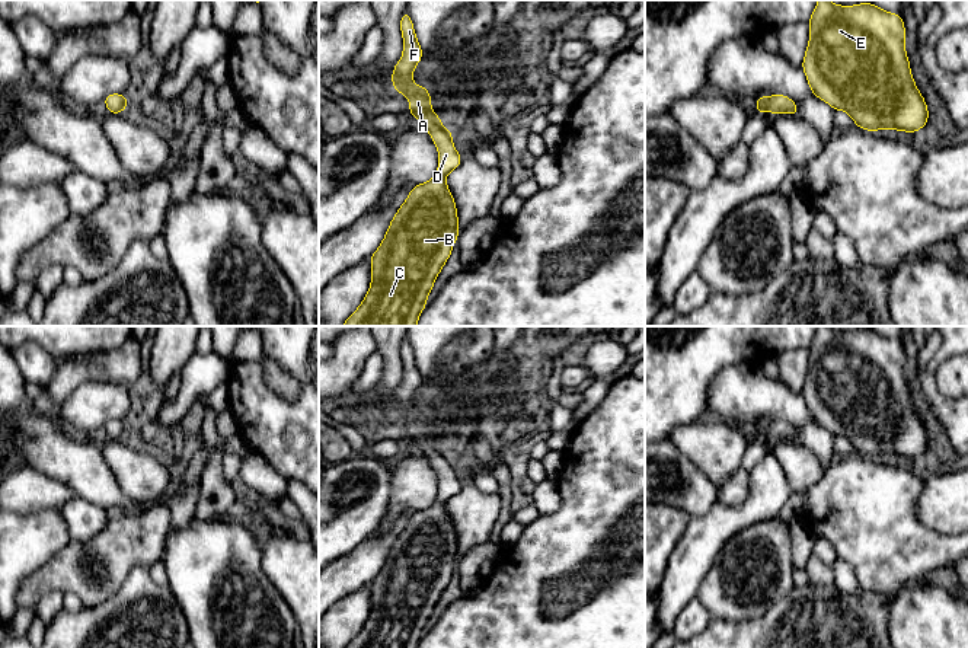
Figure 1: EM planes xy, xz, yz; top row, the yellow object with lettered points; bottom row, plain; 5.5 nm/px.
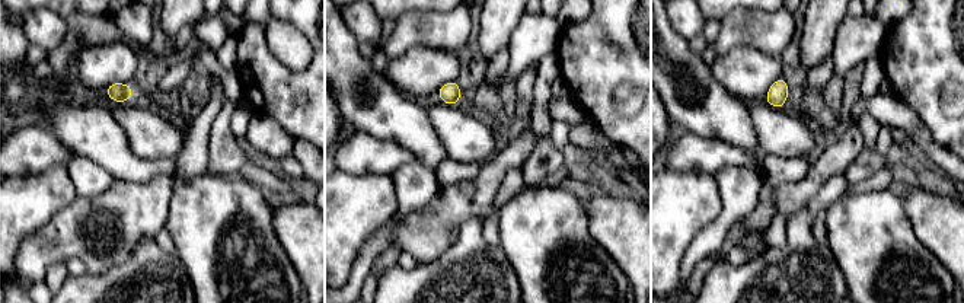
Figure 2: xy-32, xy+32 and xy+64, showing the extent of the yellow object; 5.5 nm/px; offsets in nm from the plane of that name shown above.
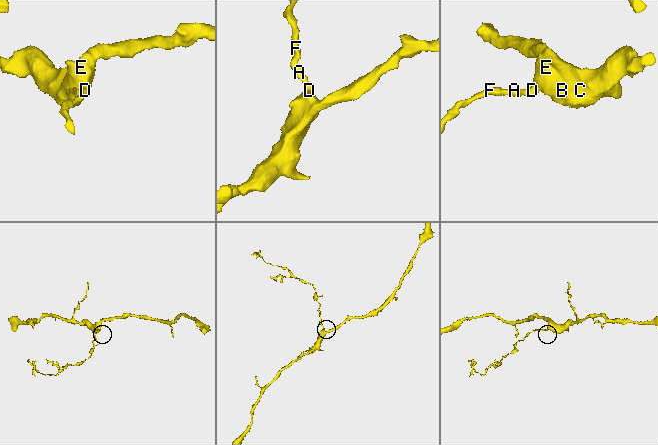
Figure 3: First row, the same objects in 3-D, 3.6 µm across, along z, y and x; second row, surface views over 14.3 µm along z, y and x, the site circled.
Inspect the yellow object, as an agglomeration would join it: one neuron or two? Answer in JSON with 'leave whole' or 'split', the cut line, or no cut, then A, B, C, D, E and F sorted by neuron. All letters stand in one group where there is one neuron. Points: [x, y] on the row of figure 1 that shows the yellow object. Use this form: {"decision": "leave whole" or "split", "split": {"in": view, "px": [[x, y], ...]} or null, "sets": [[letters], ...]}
{"decision": "leave whole", "split": null, "sets": [["A", "B", "C", "D", "E", "F"]]}

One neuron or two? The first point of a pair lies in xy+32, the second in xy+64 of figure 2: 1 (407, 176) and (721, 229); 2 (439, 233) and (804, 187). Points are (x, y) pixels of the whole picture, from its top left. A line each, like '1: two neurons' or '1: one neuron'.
1: one neuron
2: one neuron

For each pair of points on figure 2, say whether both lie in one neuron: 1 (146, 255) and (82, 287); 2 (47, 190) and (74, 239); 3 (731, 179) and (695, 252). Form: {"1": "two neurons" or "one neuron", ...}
{"1": "one neuron", "2": "two neurons", "3": "one neuron"}

